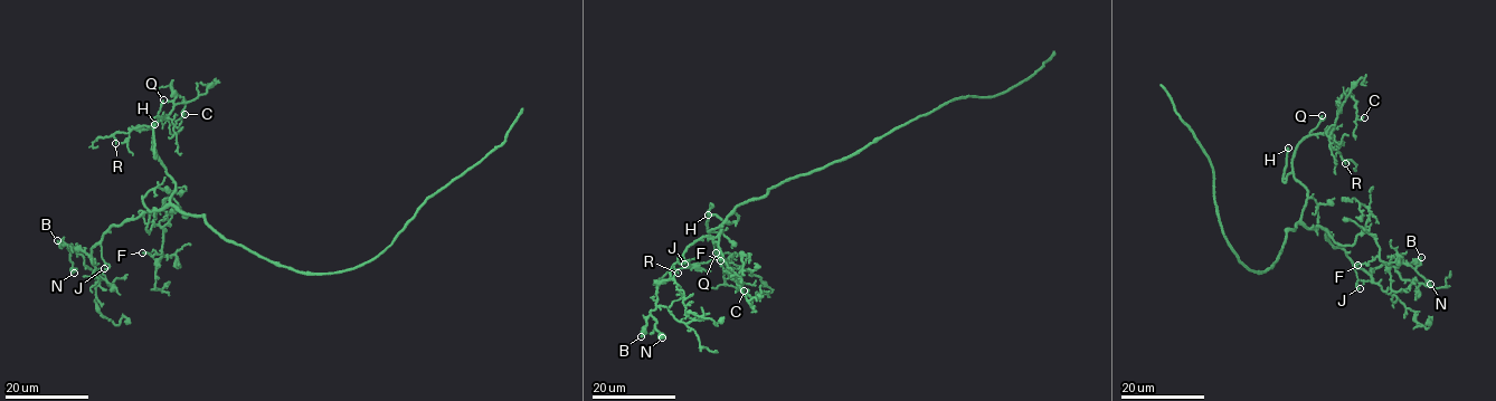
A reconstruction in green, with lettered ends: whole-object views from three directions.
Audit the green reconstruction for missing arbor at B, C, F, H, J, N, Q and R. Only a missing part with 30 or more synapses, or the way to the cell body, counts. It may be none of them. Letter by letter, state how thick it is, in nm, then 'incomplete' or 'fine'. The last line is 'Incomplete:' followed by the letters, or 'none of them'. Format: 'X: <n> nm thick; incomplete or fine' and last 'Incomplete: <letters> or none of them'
B: 320 nm thick; incomplete
C: 100 nm thick; fine
F: 140 nm thick; fine
H: 240 nm thick; incomplete
J: 120 nm thick; fine
N: 440 nm thick; fine
Q: 160 nm thick; fine
R: 90 nm thick; fine
Incomplete: B, H

